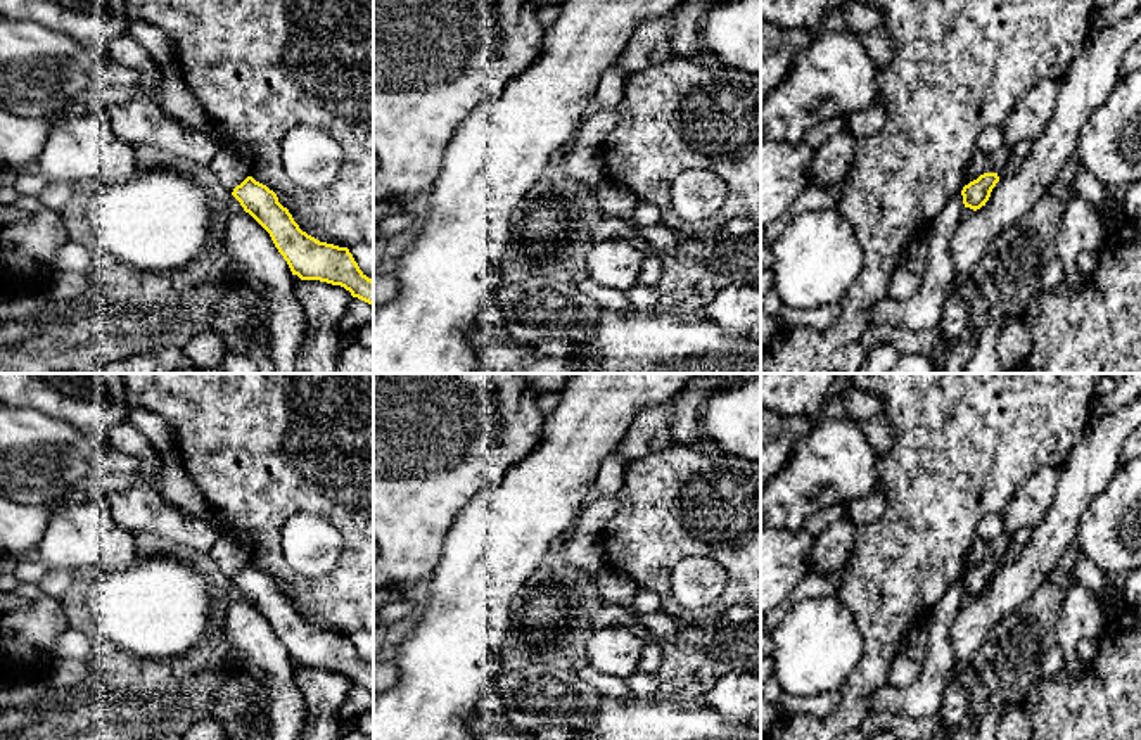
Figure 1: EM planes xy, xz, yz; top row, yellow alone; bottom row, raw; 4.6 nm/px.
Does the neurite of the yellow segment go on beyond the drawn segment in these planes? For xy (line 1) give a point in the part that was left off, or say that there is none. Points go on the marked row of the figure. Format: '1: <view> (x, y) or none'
1: none

